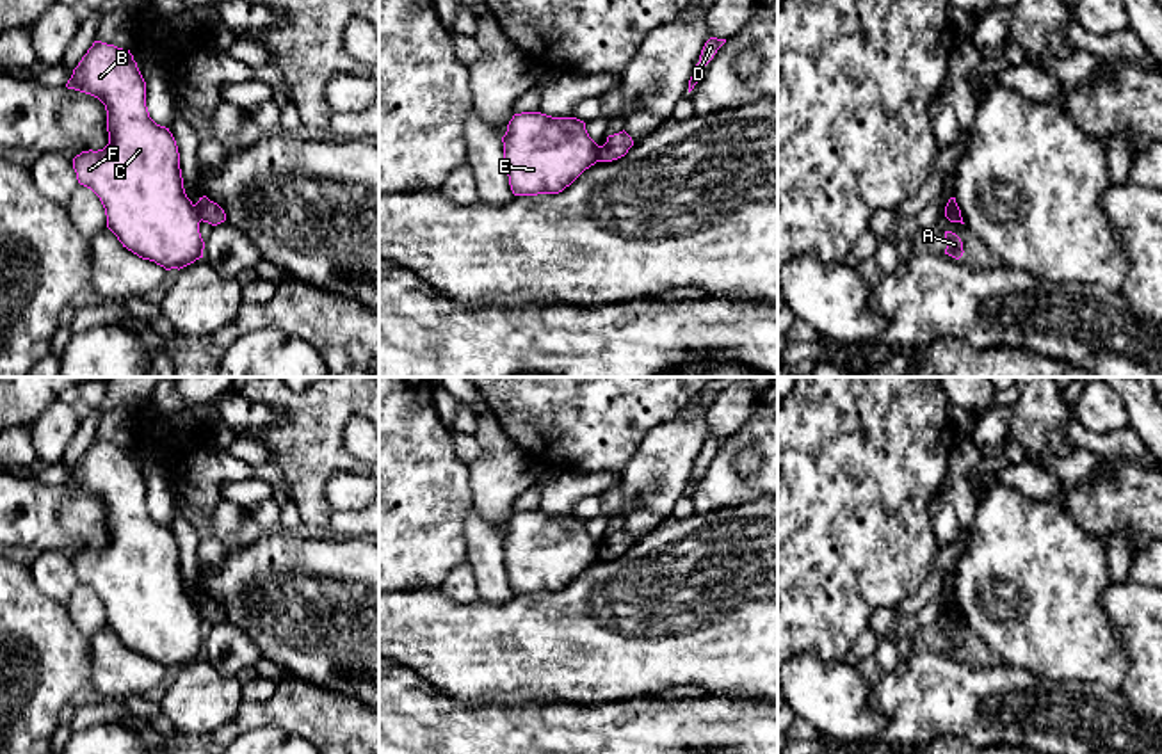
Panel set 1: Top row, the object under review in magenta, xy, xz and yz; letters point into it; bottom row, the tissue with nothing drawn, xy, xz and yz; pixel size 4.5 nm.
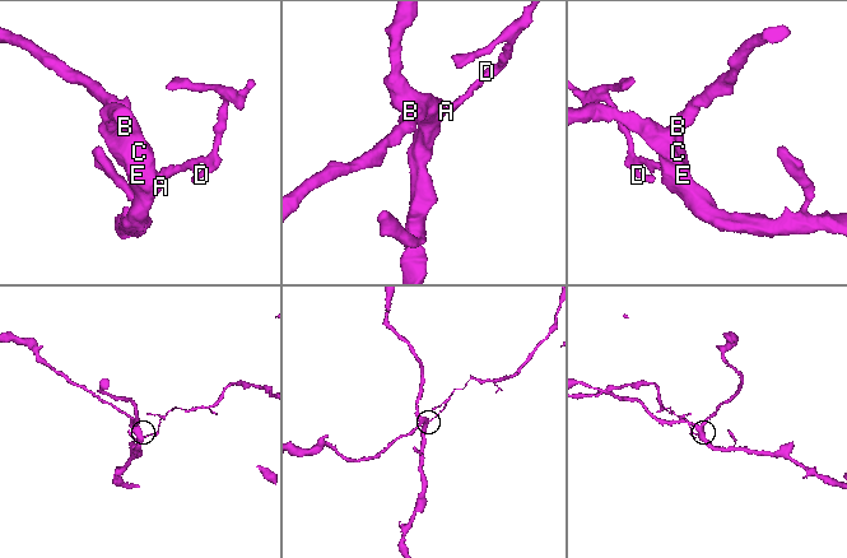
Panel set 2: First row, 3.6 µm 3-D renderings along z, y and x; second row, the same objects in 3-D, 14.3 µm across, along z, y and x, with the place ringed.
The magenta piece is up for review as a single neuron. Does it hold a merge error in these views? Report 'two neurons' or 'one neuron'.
two neurons

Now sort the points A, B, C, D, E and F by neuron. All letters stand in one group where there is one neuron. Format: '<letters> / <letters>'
A B C E F / D

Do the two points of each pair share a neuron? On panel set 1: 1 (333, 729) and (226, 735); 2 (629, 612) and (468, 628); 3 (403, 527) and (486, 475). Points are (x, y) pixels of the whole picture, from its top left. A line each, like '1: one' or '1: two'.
1: one
2: one
3: two

